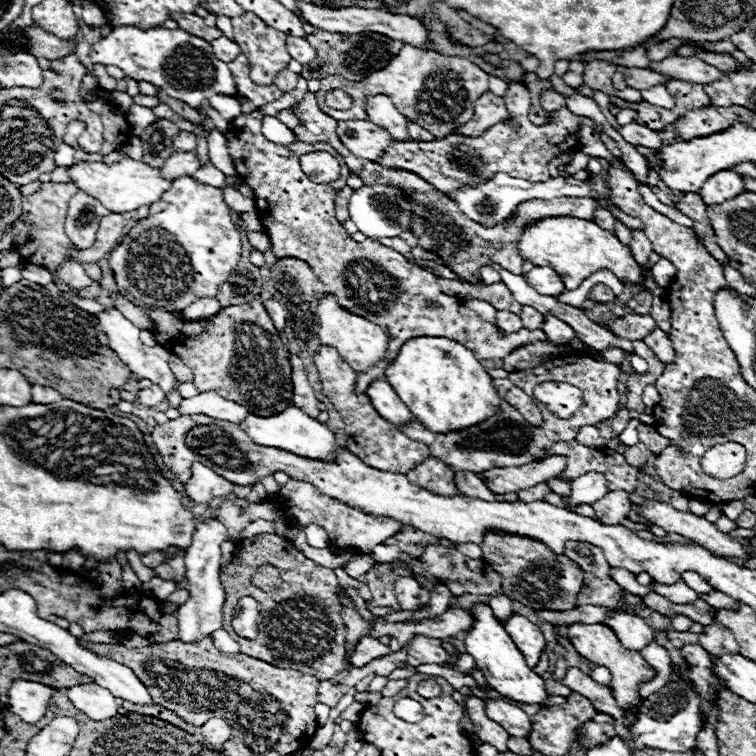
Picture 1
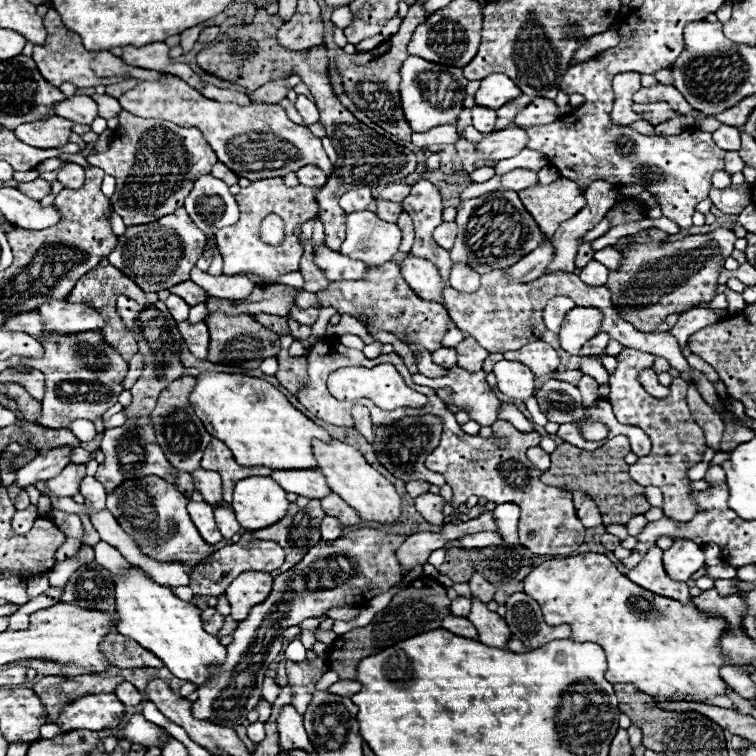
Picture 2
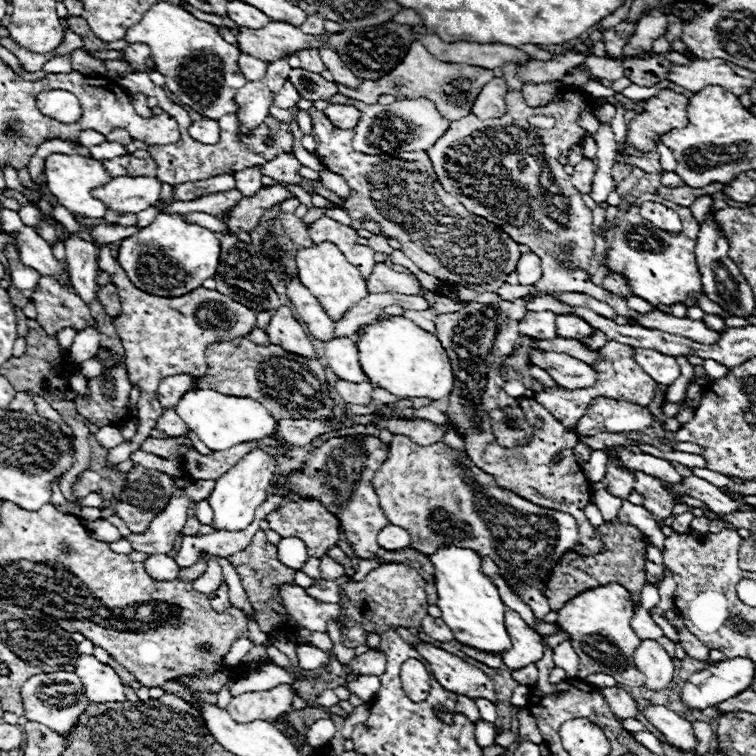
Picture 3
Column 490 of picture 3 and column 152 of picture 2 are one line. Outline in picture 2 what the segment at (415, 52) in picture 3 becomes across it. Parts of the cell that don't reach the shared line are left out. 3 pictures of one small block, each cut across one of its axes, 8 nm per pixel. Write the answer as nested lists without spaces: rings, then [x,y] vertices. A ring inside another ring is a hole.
[[[54,8],[48,10],[48,14],[44,16],[44,26],[48,30],[48,42],[44,46],[34,46],[34,62],[40,70],[40,74],[52,84],[52,86],[60,86],[64,82],[70,82],[78,88],[90,88],[90,86],[108,86],[114,82],[114,78],[138,78],[138,80],[148,80],[148,78],[160,78],[160,72],[150,72],[144,68],[132,68],[128,64],[124,64],[118,56],[100,50],[100,52],[90,52],[82,46],[82,40],[76,32],[70,32],[68,28],[64,28],[58,12]]]

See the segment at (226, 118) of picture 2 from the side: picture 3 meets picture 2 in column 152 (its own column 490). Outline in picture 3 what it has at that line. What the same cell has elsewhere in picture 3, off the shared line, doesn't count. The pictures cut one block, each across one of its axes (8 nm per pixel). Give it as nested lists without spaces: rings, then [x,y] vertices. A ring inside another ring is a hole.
[[[494,78],[490,80],[478,94],[472,114],[478,118],[500,118],[506,114],[506,80],[504,78]]]

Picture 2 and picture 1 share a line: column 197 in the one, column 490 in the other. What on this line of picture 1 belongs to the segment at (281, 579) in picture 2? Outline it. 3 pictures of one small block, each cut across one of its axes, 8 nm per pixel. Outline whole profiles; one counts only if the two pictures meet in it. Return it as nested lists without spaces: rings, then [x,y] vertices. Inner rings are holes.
[[[486,700],[486,714],[498,722],[514,738],[528,738],[532,730],[532,720],[518,706],[504,700]]]

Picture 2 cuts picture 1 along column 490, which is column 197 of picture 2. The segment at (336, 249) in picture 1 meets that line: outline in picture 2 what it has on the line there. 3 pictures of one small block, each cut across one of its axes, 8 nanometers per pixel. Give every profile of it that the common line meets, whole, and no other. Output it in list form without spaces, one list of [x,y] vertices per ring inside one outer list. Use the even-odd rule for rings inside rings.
[[[180,322],[178,330],[180,330],[184,342],[188,344],[188,350],[196,358],[206,360],[206,356],[208,356],[208,328],[206,328],[206,324],[198,322],[192,326],[188,322]]]

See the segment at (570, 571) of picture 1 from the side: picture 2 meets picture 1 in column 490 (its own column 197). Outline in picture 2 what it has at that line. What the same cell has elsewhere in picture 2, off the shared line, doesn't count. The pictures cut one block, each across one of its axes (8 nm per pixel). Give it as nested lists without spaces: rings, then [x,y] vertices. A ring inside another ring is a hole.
[[[148,476],[140,482],[124,482],[114,494],[108,496],[108,510],[116,516],[118,524],[126,534],[136,540],[142,554],[158,560],[158,562],[184,562],[184,564],[200,564],[208,558],[214,548],[208,546],[186,512],[188,500],[176,490],[176,486],[164,482],[162,478]]]

